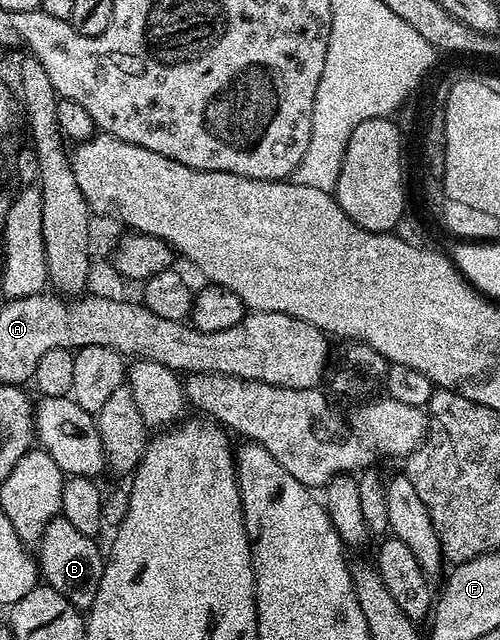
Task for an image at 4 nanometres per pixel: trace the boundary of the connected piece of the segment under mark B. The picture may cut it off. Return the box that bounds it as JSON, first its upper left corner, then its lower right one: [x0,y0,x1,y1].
[36,516,104,610]

